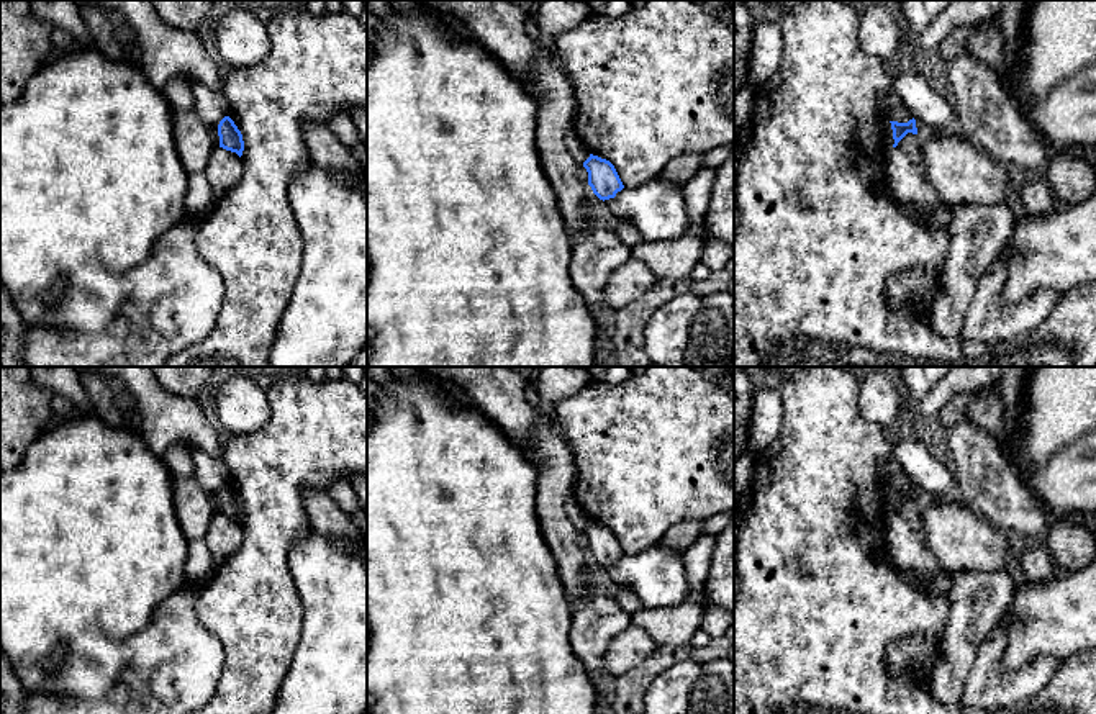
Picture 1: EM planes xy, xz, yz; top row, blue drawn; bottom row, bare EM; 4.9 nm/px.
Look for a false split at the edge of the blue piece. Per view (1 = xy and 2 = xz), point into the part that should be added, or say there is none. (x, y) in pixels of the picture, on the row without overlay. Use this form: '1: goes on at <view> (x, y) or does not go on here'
1: does not go on here
2: does not go on here

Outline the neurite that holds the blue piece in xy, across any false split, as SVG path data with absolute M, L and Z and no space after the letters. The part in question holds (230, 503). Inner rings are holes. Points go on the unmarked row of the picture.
M229 483L218 491L220 514L236 519L239 524L244 517L242 501Z

